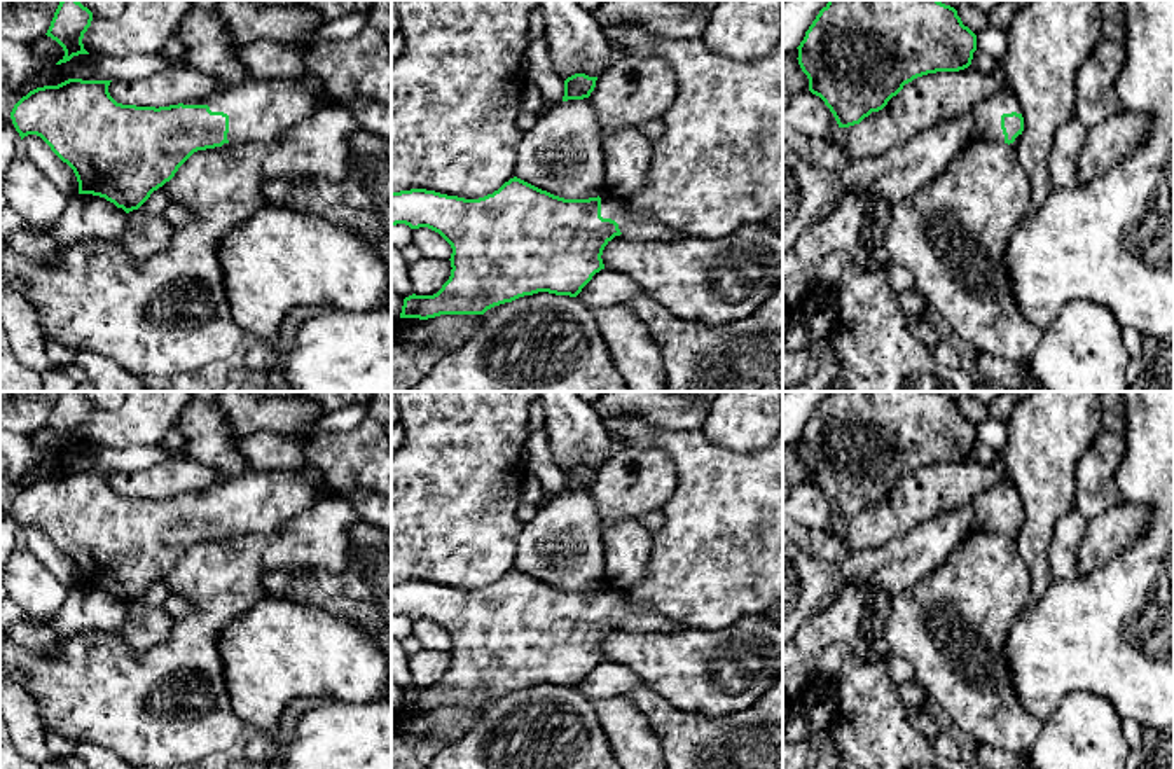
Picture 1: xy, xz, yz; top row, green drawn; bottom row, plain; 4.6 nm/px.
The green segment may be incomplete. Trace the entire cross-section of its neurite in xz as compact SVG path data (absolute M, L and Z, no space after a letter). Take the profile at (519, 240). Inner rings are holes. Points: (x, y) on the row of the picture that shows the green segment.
M517 177L479 199L426 189L391 192L391 225L428 227L452 248L451 276L433 295L404 299L400 318L428 320L440 315L484 315L524 295L549 292L577 297L604 269L603 250L615 239L676 241L685 238L662 222L636 217L622 197L603 191L597 197L564 199Z

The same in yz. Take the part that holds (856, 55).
M828 0L797 49L809 91L849 128L914 79L968 68L977 35L940 0Z

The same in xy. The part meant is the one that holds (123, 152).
M311 73L297 84L288 80L248 79L241 84L224 87L208 98L159 108L117 103L108 93L110 82L68 79L58 86L37 87L14 105L10 119L21 140L28 135L40 136L73 170L79 182L79 194L105 197L126 213L138 210L154 191L169 182L194 152L238 142L274 140L292 126L311 117L328 101L323 86Z

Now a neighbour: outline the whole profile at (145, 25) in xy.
M128 0L115 19L93 14L84 49L93 56L159 54L183 19L190 0Z

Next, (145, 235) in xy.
M133 210L128 213L121 243L129 257L147 260L166 248L173 232L175 227L162 213Z

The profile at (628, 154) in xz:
M624 128L603 140L606 191L617 197L639 192L653 157L653 142L636 128Z

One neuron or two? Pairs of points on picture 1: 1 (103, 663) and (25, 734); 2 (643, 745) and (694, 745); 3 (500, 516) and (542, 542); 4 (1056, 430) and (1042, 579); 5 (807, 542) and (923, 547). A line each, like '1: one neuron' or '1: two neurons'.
1: two neurons
2: two neurons
3: two neurons
4: one neuron
5: two neurons

